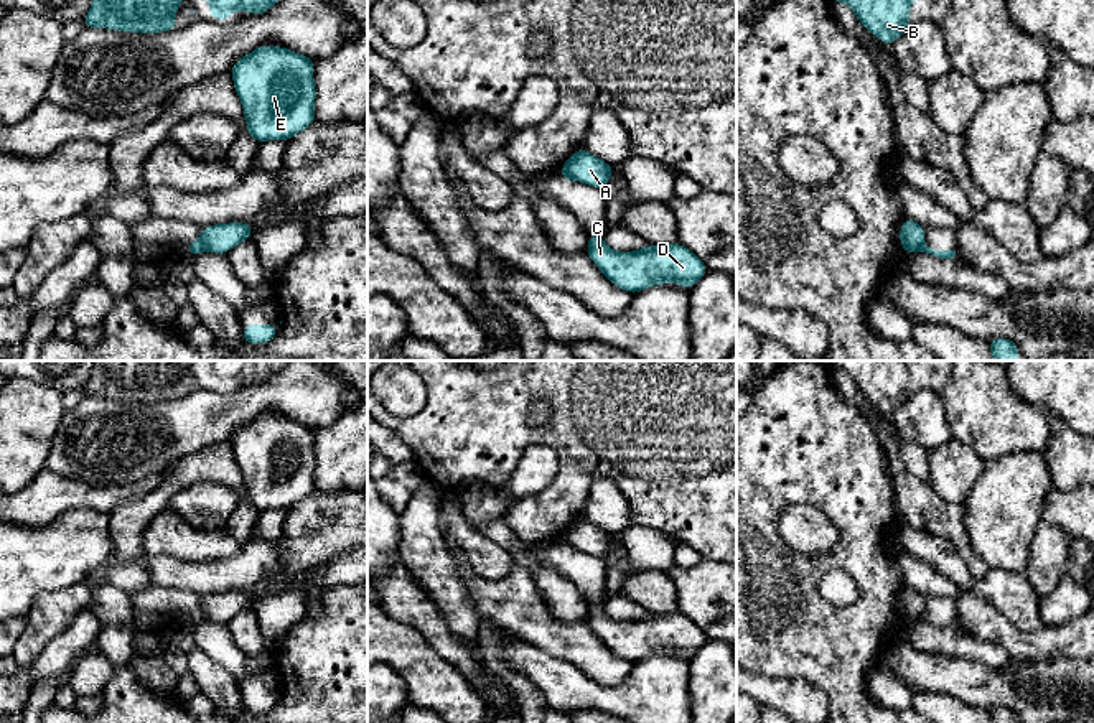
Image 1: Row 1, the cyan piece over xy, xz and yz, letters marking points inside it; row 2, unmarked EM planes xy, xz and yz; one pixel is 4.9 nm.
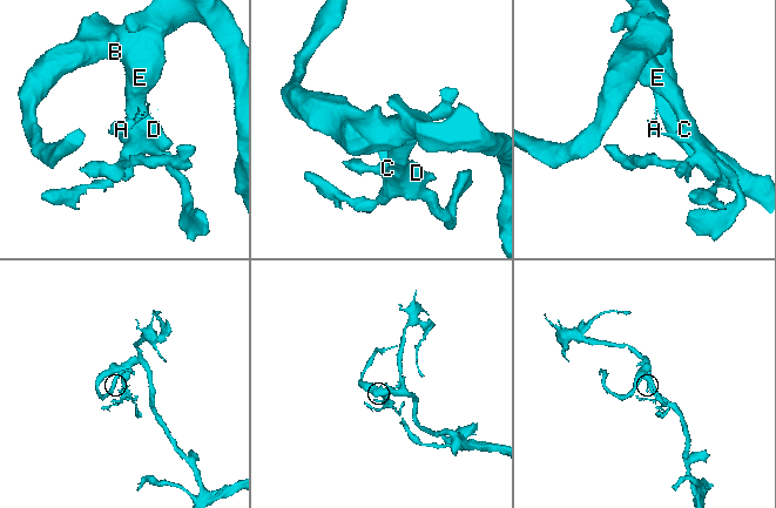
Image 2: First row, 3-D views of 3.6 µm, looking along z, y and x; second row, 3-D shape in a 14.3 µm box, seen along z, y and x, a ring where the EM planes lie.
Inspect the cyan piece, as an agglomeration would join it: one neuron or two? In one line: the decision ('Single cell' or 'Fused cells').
Fused cells

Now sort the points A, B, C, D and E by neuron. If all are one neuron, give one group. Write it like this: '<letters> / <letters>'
A / B C D E

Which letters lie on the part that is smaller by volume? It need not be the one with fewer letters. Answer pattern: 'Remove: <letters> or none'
Remove: A

